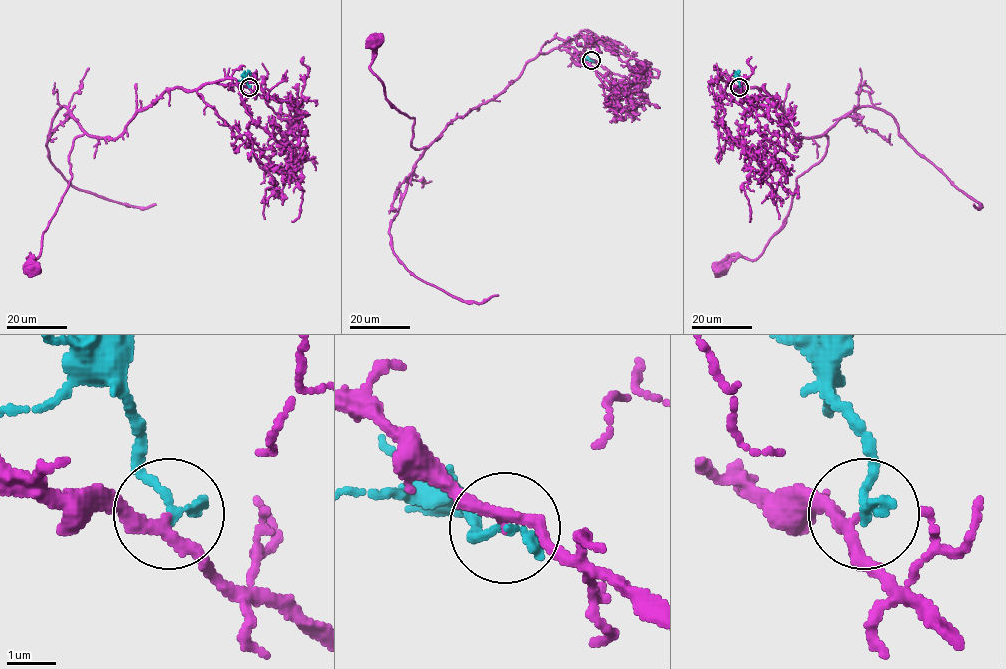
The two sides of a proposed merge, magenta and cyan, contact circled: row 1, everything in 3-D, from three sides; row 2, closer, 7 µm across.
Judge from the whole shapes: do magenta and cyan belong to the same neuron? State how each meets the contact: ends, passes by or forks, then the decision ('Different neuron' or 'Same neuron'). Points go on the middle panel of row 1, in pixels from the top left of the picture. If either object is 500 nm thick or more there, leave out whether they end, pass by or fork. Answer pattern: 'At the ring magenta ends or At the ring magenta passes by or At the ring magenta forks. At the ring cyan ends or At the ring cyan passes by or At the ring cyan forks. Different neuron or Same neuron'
At the ring magenta passes by. At the ring cyan ends. Same neuron

